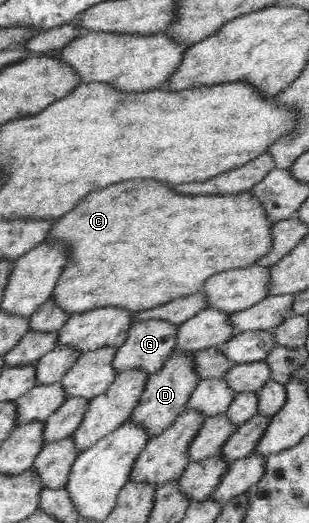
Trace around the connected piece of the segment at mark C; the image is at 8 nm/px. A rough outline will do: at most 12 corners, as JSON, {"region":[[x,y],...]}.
{"region":[[249,191],[89,194],[51,298],[132,313],[273,248]]}

